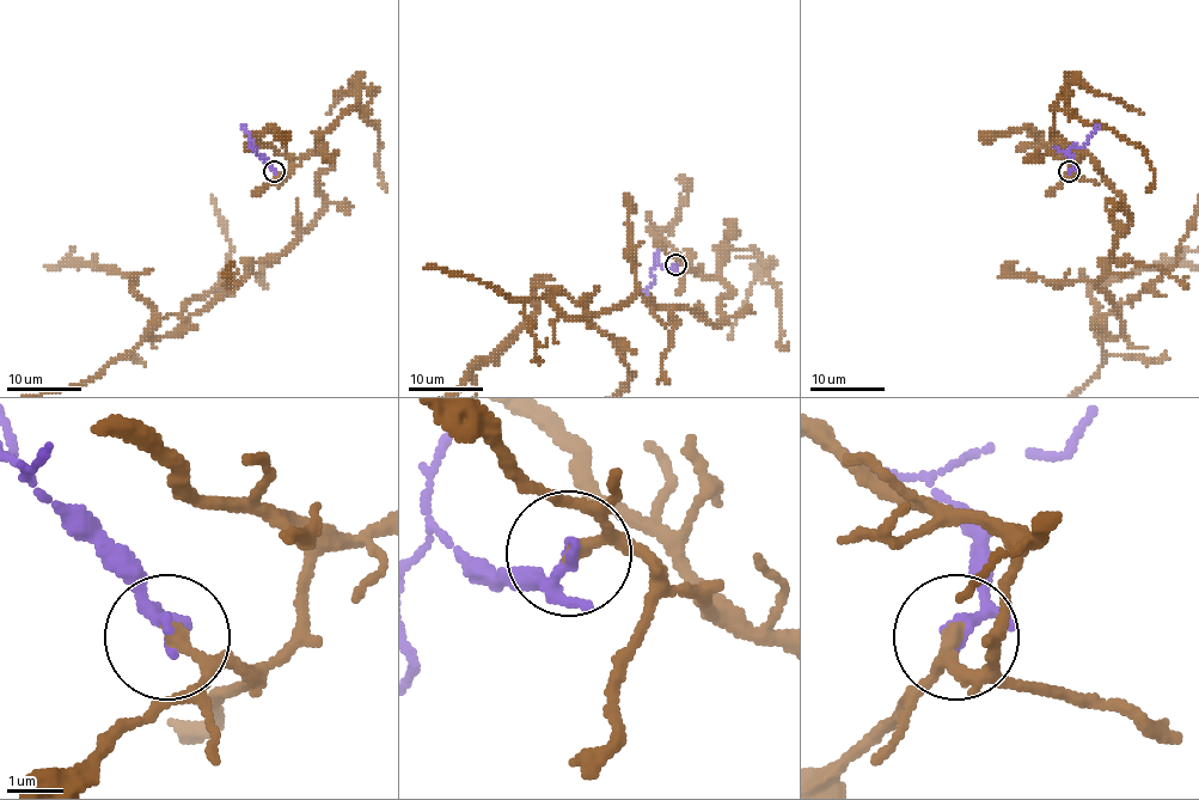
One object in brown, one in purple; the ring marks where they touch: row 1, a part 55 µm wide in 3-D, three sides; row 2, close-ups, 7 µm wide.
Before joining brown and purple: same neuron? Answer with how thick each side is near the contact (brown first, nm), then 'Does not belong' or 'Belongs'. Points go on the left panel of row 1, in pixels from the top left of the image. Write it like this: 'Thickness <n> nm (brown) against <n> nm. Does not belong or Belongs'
Thickness 190 nm (brown) against 160 nm. Does not belong

